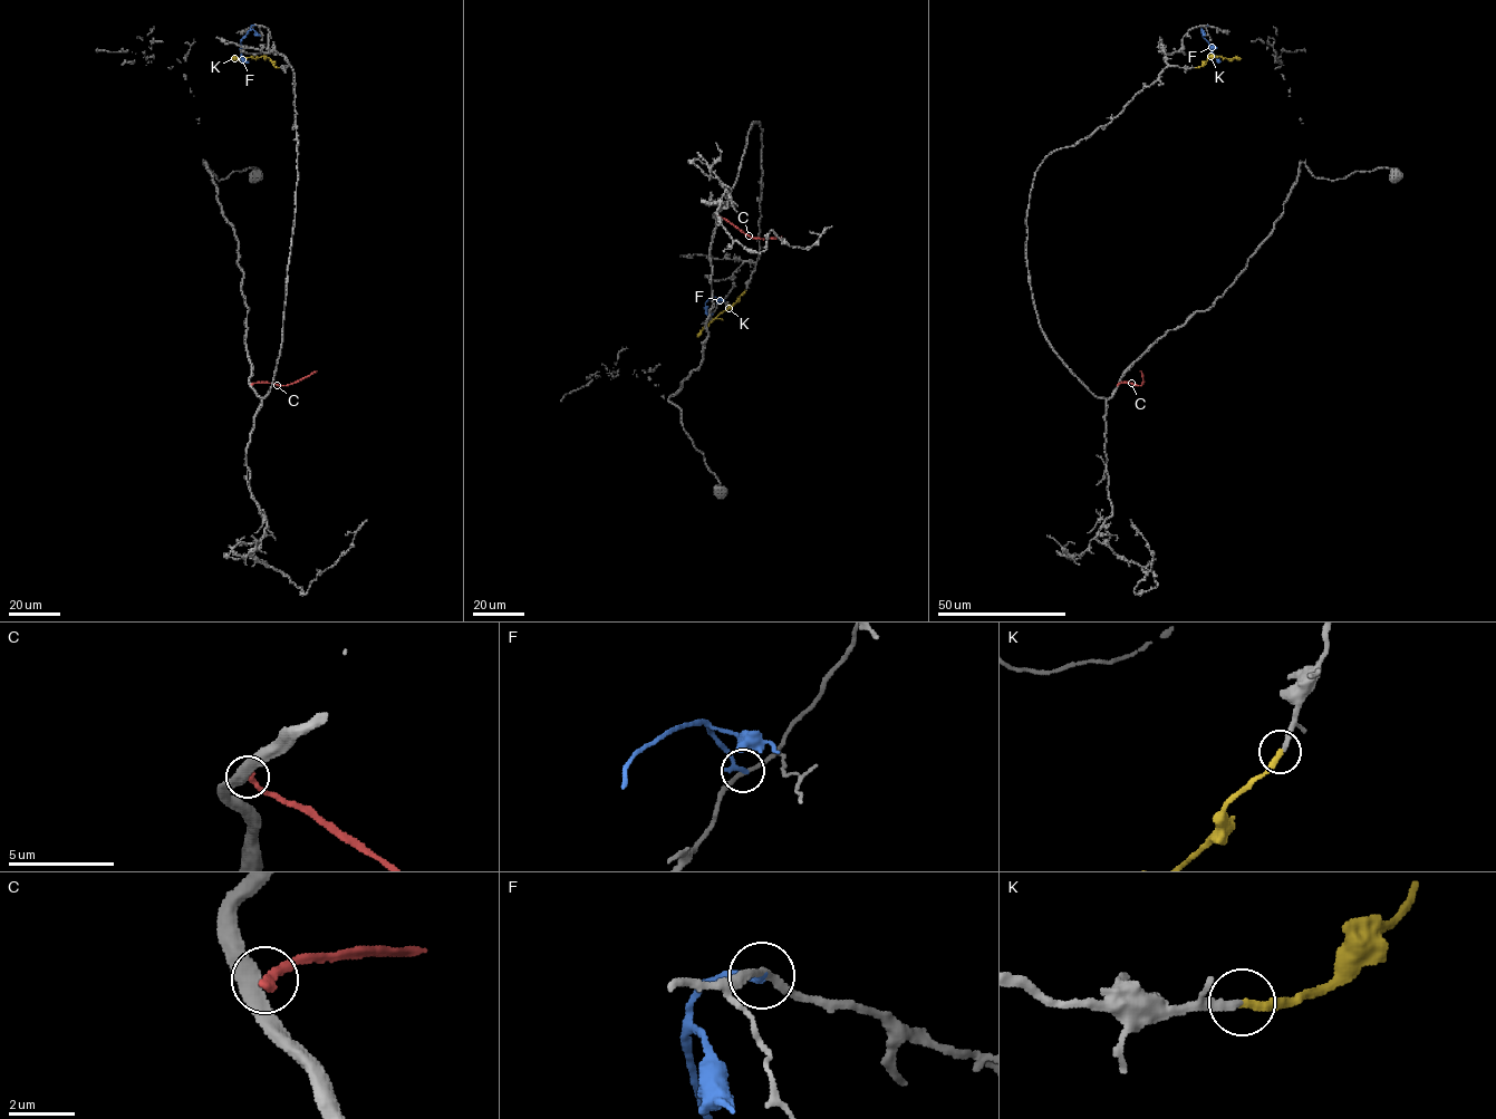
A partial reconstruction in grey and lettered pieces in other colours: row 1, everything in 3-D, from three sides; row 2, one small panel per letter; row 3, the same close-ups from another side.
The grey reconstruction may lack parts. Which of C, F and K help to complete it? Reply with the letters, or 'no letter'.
K

